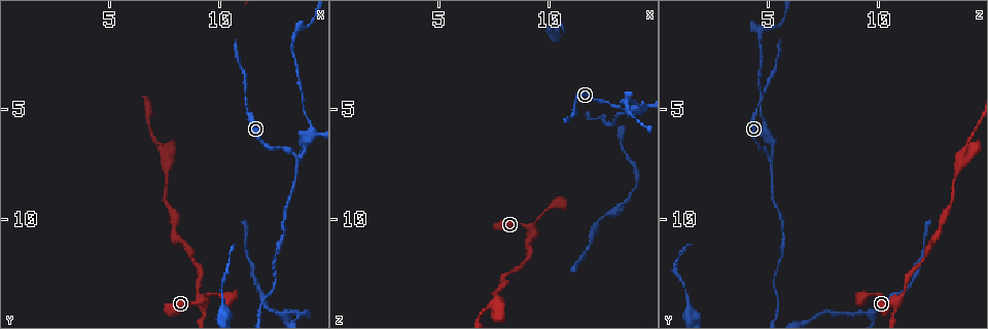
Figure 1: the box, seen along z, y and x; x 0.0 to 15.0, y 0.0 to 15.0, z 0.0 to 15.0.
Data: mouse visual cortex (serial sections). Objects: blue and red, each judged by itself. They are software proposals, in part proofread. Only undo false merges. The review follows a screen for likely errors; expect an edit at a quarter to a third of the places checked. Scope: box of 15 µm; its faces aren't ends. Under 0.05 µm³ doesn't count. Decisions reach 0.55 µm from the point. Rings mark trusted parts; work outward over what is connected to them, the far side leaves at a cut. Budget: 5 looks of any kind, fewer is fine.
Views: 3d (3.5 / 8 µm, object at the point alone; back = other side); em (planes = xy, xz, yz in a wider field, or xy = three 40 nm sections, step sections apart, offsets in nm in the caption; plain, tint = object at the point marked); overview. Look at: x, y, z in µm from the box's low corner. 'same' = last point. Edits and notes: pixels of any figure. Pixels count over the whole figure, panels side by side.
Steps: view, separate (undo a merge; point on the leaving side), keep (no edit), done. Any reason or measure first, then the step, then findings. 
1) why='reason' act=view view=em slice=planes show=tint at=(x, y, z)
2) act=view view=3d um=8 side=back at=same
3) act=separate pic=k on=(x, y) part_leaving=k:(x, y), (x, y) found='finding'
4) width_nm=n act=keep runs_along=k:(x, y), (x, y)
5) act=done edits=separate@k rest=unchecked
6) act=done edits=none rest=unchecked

why='sharp bend' act=view view=3d um=8 at=(9.4, 14.0, 10.8)

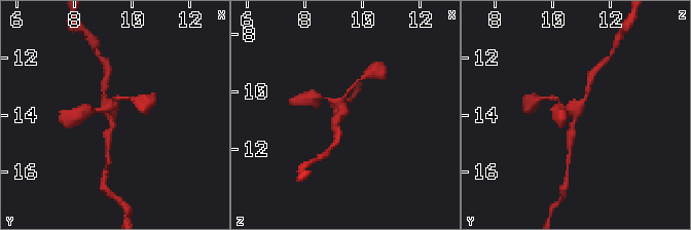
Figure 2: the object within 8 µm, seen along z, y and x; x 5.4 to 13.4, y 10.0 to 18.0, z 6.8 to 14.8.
why='shape alone is not enough' act=view view=em slice=xy step=3 show=tint at=(9.4, 14.0, 10.8)

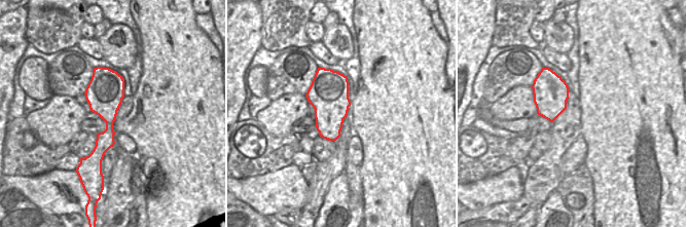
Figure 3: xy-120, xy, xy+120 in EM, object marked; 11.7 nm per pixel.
arm_widths_nm=150,150,200,250 act=keep found='continuous, no second cell'

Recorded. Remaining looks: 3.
why='sharp bend' act=view view=3d um=3.5 at=(7.9, 10.8, 12.6)

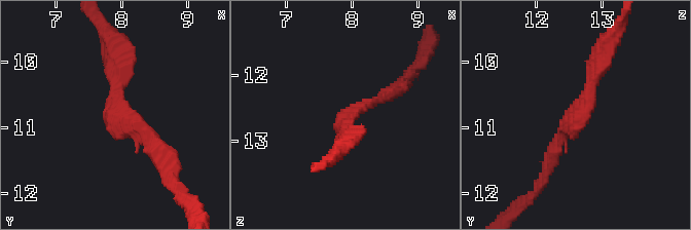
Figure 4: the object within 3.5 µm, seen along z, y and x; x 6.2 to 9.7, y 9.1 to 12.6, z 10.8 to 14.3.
arm_widths_nm=150,250 act=view view=em slice=xy step=3 show=tint at=(7.90, 10.80, 12.65)

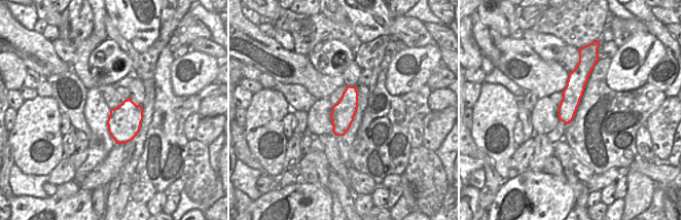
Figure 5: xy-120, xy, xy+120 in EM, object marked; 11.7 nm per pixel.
act=keep runs_along=4:(553, 151), (584, 107), (603, 53) found='continuous, no second cell'

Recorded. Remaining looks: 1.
act=done edits=none rest=unchecked

